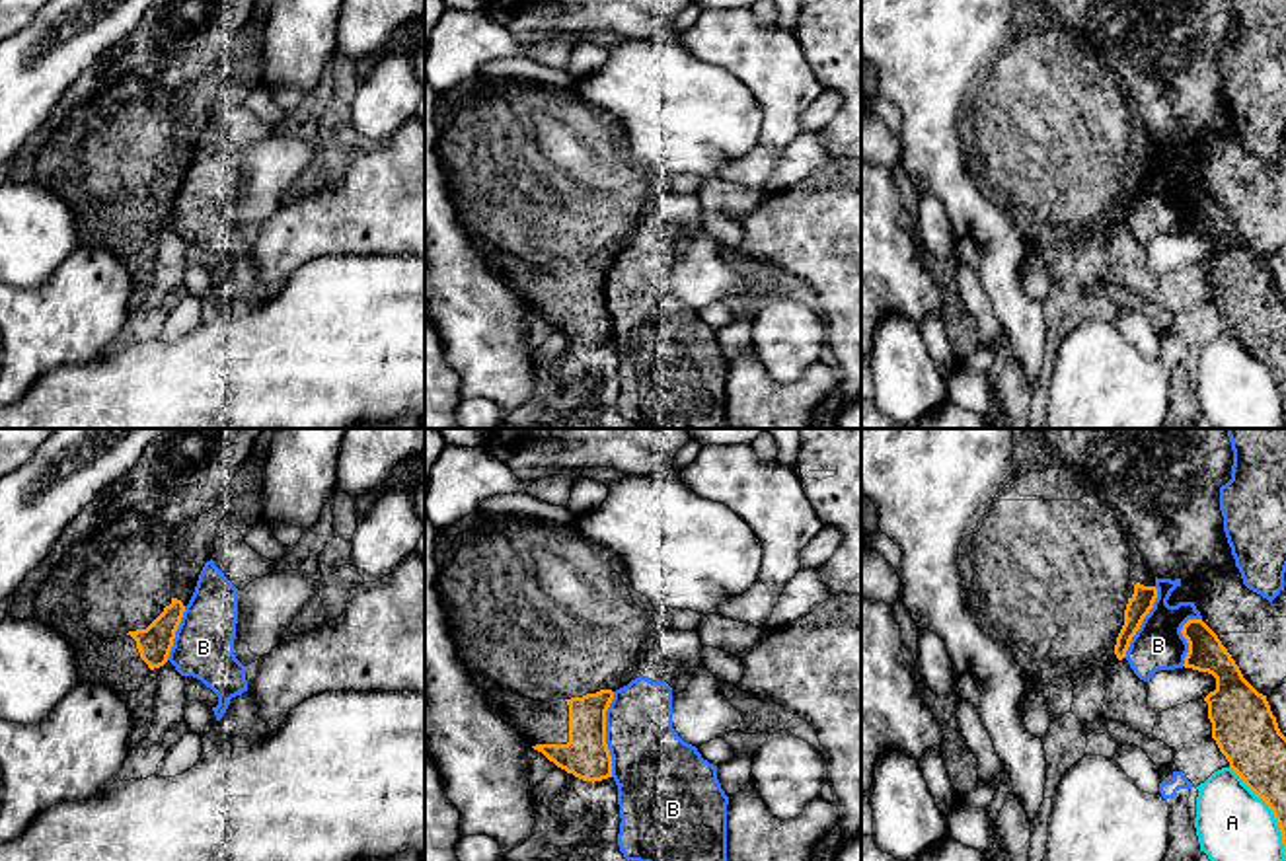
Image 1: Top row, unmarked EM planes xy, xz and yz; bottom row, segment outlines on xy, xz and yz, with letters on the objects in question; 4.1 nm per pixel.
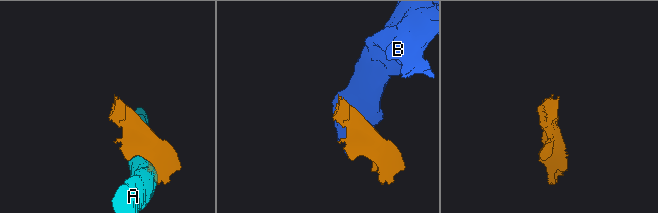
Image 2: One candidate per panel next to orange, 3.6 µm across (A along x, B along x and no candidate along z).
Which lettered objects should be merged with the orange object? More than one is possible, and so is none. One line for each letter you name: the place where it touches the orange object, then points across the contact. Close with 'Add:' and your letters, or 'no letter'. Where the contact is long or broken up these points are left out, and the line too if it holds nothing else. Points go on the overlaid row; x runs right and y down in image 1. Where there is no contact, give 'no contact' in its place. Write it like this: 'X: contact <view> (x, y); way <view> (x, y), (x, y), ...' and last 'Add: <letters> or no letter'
Add: no letter

